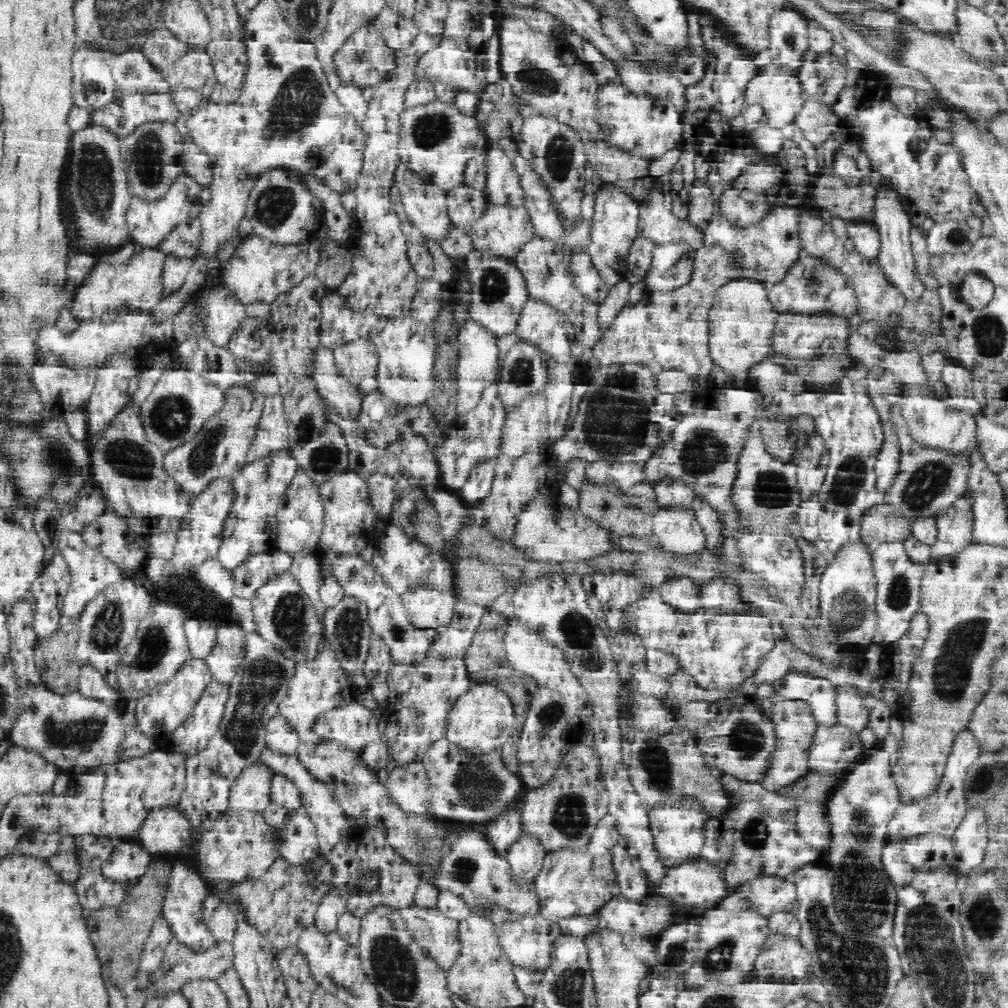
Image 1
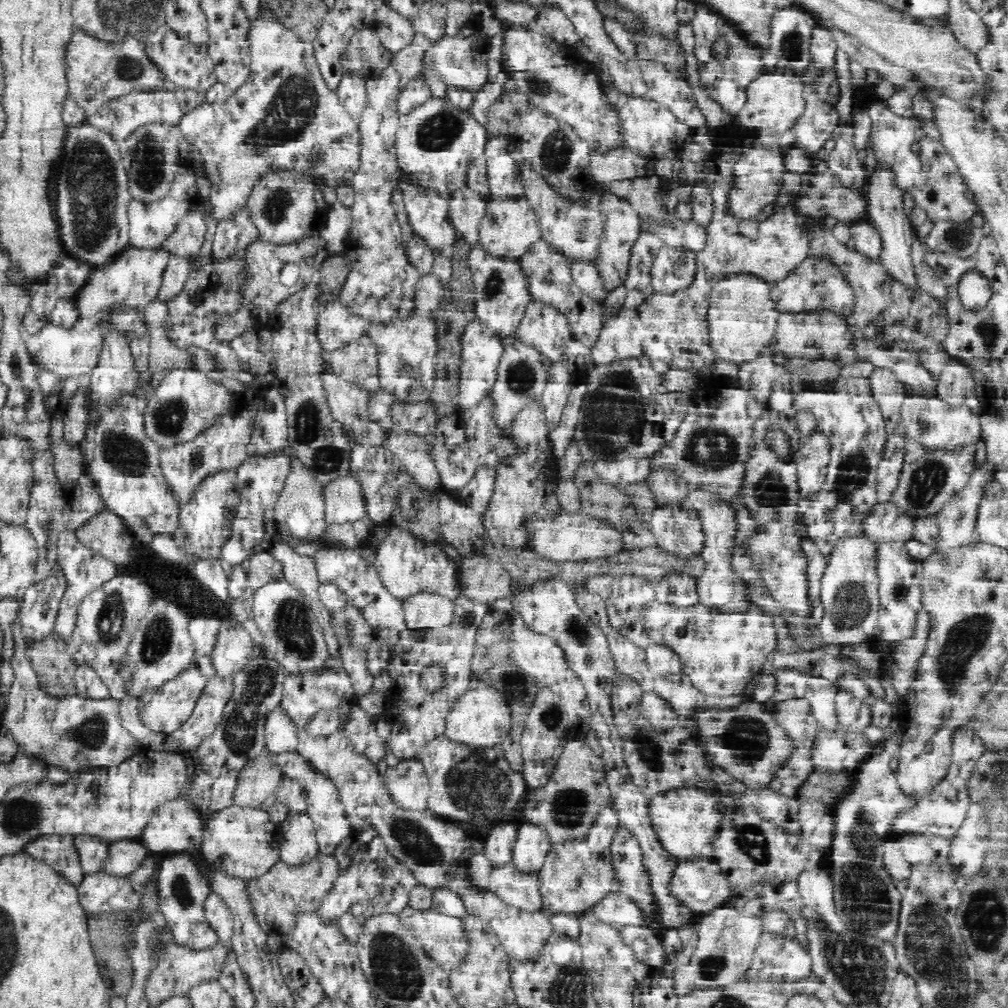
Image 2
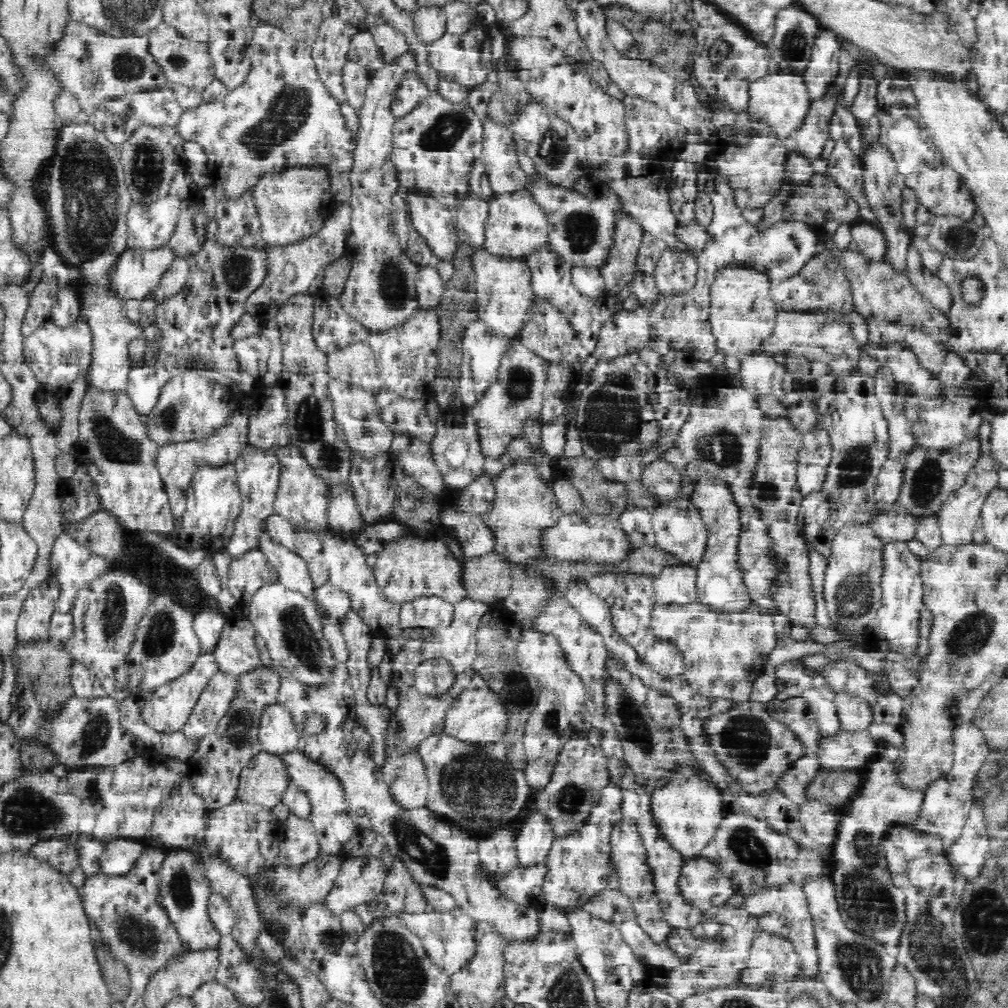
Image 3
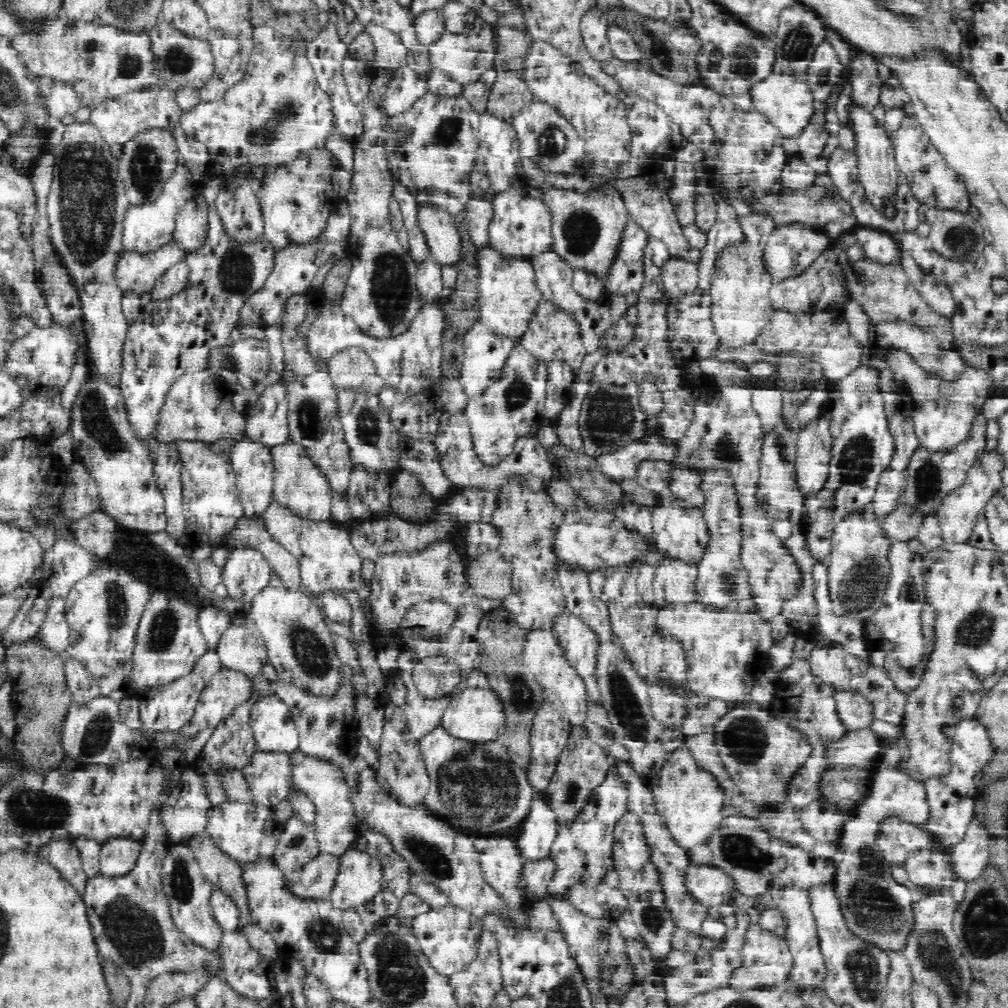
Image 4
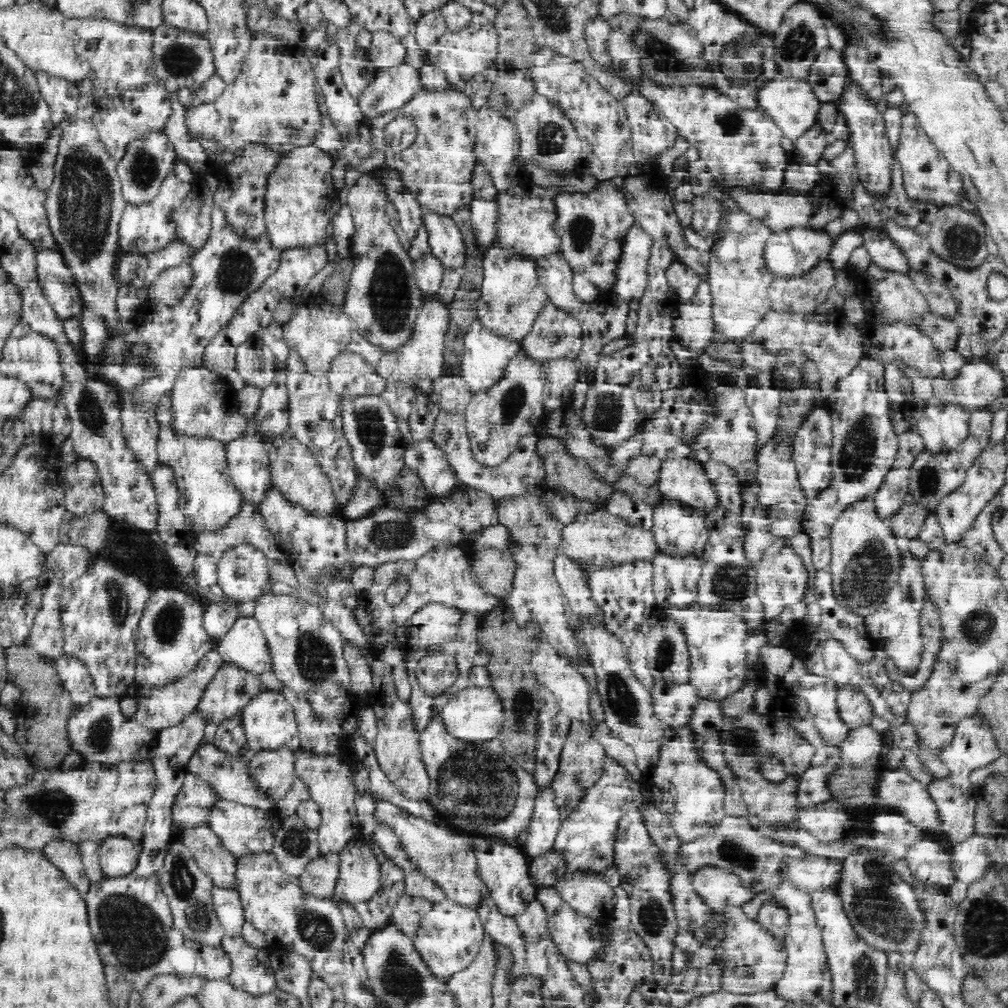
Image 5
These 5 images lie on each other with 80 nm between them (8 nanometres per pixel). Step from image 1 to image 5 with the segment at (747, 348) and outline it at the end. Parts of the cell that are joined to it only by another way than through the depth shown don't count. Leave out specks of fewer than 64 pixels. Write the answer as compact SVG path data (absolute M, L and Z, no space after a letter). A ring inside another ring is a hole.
M740 210L726 213L726 236L707 254L712 312L719 339L734 344L748 341L765 316L772 311L769 288L775 276L766 268L765 247L772 231L762 219Z

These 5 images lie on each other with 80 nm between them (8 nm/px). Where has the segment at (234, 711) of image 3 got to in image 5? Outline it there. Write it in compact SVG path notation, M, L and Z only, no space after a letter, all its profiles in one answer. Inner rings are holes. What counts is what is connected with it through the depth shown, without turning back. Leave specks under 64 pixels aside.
M242 710L237 713L232 718L222 720L219 723L216 737L211 745L230 757L249 760L254 752L248 745L248 736L243 726Z

